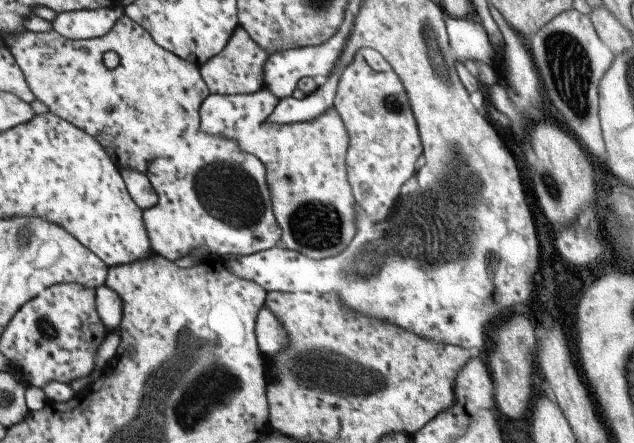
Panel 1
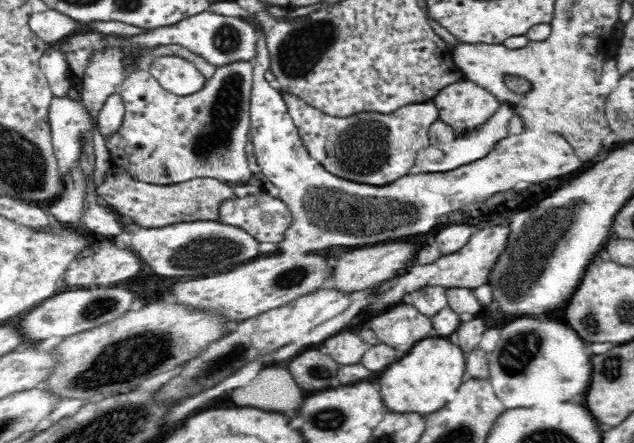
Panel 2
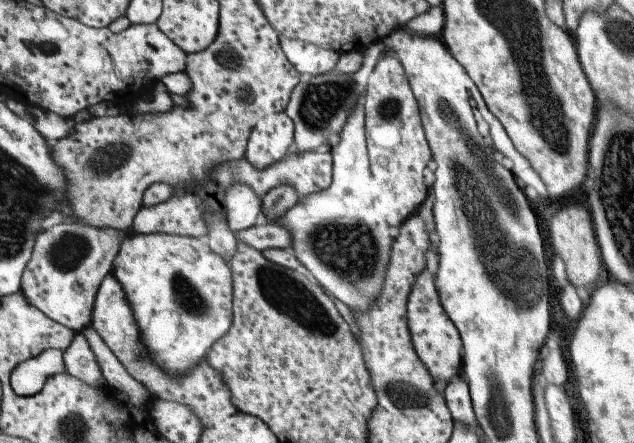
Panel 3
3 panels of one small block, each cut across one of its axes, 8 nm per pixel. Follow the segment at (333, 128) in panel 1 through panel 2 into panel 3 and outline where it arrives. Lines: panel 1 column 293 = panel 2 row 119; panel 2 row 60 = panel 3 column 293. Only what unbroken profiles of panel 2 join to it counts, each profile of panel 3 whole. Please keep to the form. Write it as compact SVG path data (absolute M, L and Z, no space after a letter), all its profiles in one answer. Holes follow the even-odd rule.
M258 222L253 228L235 233L237 238L243 239L247 244L260 251L269 249L291 249L294 246L294 236L291 231L281 223Z

